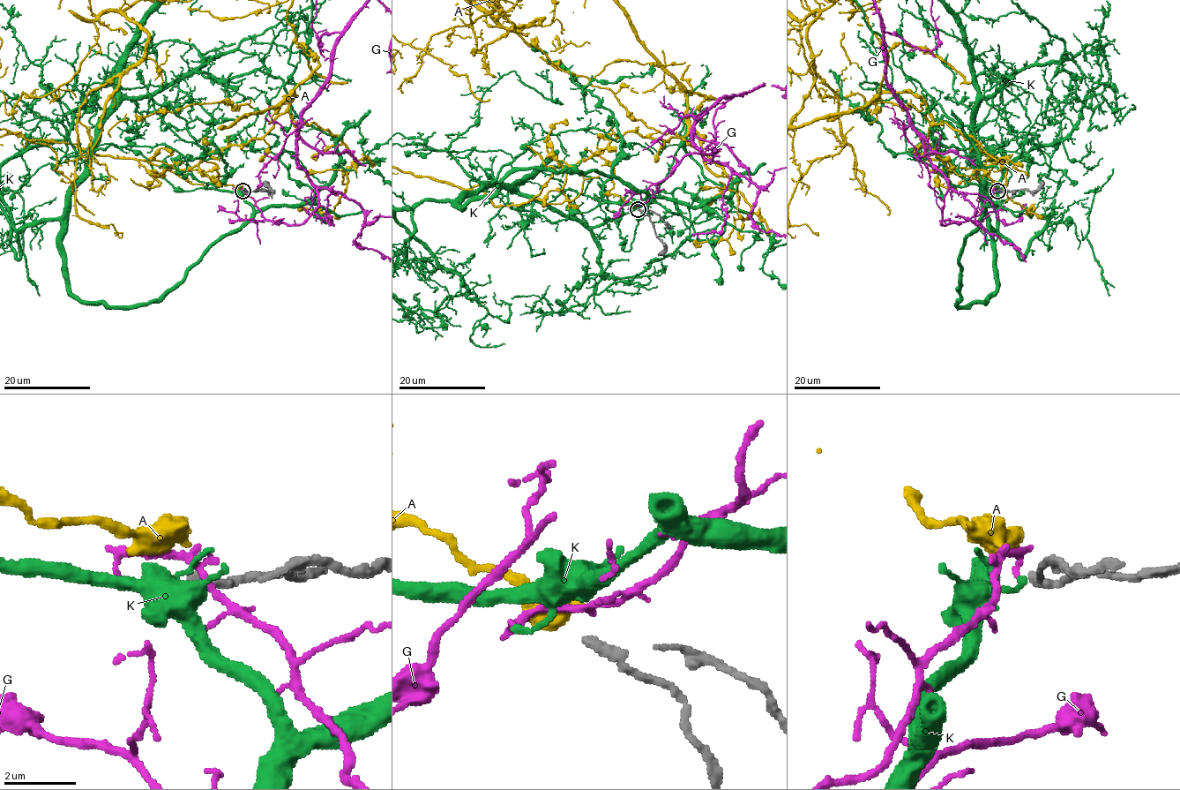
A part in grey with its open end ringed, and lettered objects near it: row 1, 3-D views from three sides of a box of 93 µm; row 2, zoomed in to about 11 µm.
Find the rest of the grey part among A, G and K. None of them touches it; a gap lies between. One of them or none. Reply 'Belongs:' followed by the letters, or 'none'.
Belongs: none

